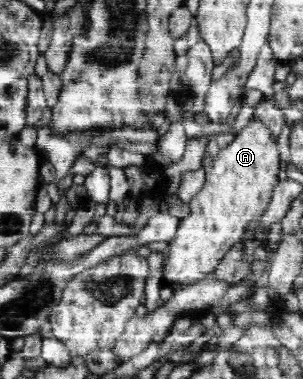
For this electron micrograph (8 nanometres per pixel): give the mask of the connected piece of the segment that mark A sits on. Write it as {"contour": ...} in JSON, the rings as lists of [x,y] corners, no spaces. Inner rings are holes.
{"contour":[[[255,116],[205,167],[205,182],[190,200],[189,215],[182,218],[176,237],[169,242],[163,268],[164,283],[190,285],[201,280],[206,271],[213,270],[232,244],[240,239],[248,222],[263,216],[279,184],[282,165],[278,134],[269,123]]]}

